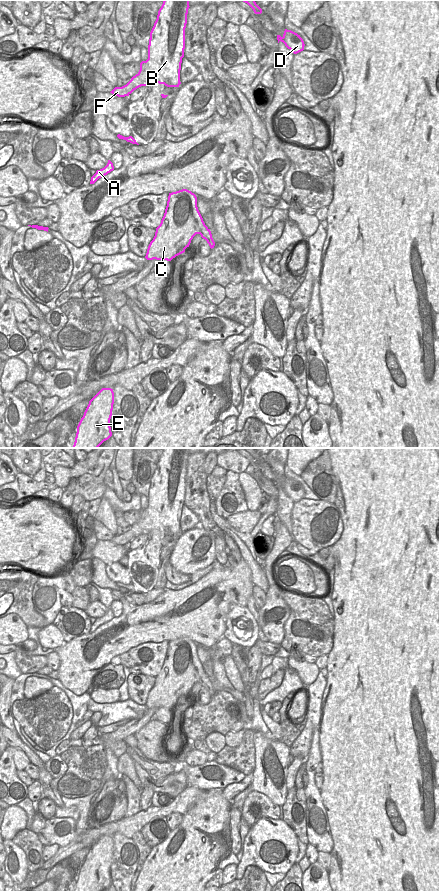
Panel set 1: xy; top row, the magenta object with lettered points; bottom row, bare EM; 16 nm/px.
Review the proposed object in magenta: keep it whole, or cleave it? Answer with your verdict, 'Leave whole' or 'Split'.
Split

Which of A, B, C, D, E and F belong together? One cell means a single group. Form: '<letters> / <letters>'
A F / B C D E

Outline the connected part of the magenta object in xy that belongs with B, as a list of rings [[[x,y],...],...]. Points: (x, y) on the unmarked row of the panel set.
[[[164,448],[158,459],[157,467],[150,480],[148,507],[140,511],[139,520],[131,526],[129,533],[149,534],[151,531],[164,532],[167,535],[179,535],[180,518],[185,497],[185,476],[189,448]]]

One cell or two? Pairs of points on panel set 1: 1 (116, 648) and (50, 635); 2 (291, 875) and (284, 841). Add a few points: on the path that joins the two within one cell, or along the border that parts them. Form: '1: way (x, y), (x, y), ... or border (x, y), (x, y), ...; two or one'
1: border (64, 643), (55, 649); two
2: border (294, 862), (285, 873); two

